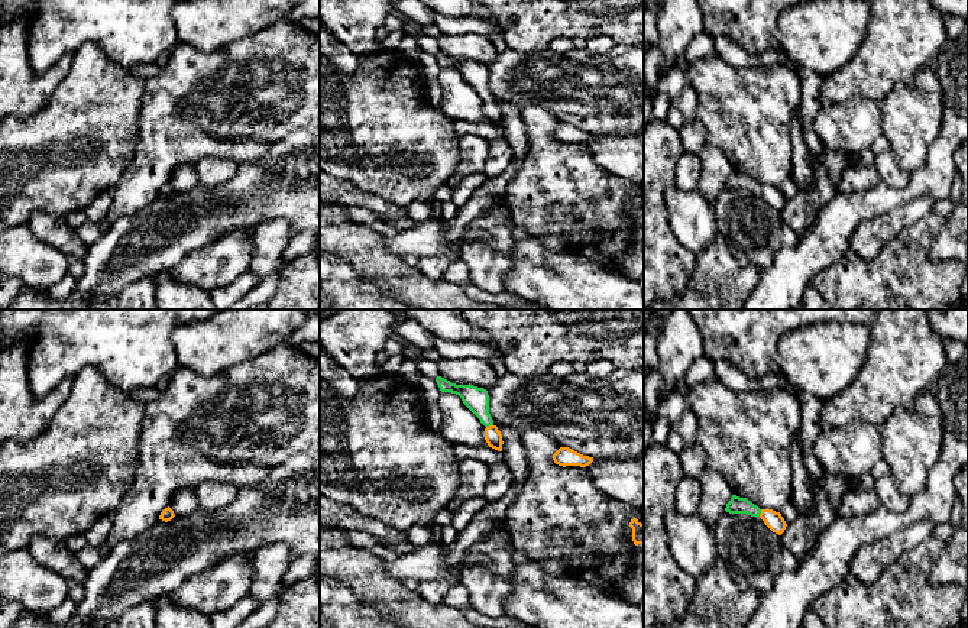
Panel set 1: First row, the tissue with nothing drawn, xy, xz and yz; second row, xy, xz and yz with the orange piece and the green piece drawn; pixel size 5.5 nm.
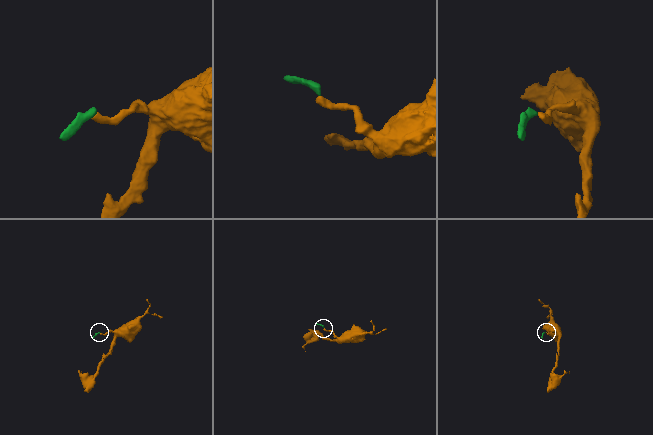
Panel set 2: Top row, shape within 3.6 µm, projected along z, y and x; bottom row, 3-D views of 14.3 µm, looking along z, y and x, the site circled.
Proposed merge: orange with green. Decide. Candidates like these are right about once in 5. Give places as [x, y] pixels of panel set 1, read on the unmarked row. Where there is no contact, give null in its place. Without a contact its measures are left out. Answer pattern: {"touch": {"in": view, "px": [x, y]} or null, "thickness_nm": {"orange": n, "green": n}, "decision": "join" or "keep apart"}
{"touch": {"in": "xz", "px": [489, 102]}, "thickness_nm": {"orange": 90, "green": 140}, "decision": "join"}

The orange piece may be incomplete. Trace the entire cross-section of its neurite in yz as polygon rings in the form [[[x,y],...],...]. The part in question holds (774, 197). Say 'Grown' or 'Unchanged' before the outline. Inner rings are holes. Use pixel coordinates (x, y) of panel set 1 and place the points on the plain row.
Grown. [[[732,171],[731,177],[726,179],[725,187],[729,190],[747,190],[751,192],[760,192],[764,200],[778,211],[781,211],[787,203],[780,188],[773,185],[760,185],[747,174],[739,174],[736,171]]]

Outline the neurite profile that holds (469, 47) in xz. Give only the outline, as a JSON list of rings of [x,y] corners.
[[[466,33],[466,35],[440,35],[440,52],[456,61],[473,61],[489,65],[498,55],[488,36]]]

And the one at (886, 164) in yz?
[[[887,149],[875,156],[874,165],[880,179],[893,188],[904,188],[909,184],[910,172],[899,165],[897,156]]]

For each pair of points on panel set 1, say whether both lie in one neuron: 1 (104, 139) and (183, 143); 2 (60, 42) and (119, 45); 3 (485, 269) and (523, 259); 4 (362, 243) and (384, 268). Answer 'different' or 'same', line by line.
1: different
2: same
3: different
4: same

